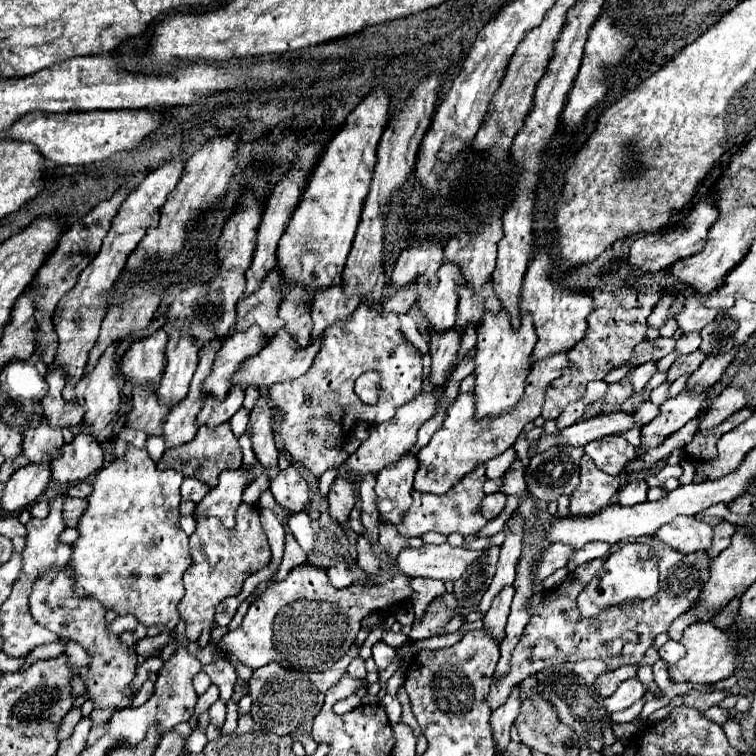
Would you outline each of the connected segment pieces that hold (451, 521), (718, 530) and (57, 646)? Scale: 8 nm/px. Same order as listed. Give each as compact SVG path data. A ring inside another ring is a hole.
M484 465L476 467L476 471L470 471L470 475L464 475L464 479L460 479L460 483L456 483L458 487L452 487L452 491L444 493L444 495L432 495L432 493L420 493L414 491L414 503L408 509L404 521L396 527L398 533L402 537L420 537L426 531L438 531L442 535L450 535L450 533L460 533L464 537L476 533L478 529L482 529L488 521L478 513L480 501L484 497L482 485L486 481L484 475Z
M720 521L720 523L714 527L714 541L712 541L712 547L708 549L708 553L710 553L712 557L716 557L720 551L724 551L724 549L728 547L734 531L736 531L736 527L734 527L732 523Z
M58 639L56 643L36 647L36 649L26 657L26 665L24 665L22 669L30 667L30 665L32 665L34 661L38 661L38 659L52 659L52 657L58 657L58 655L64 651L64 647L66 647L66 643L68 643L68 641L70 641L70 639Z

